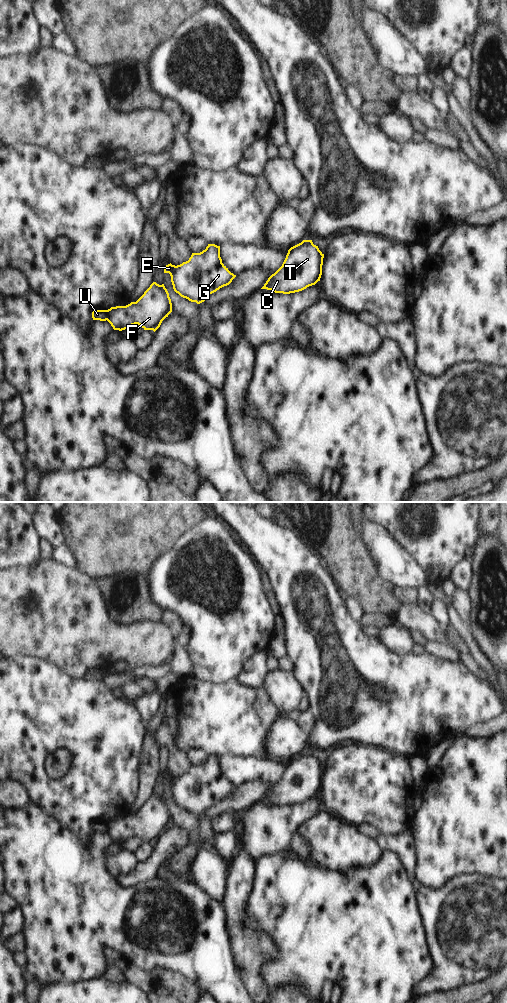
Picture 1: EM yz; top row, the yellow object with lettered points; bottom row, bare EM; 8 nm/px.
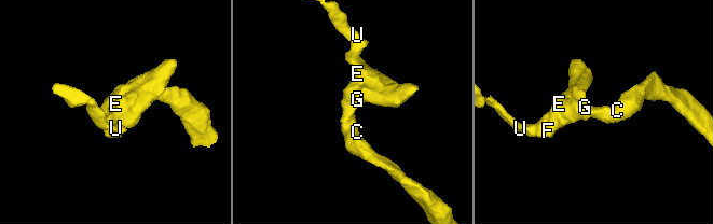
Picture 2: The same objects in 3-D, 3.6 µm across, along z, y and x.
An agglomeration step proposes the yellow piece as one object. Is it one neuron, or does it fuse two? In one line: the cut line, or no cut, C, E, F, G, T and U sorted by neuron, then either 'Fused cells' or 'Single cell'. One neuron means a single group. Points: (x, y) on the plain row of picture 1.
Split along yz (105, 822), (107, 832). Groups: C E F G T / U. Fused cells

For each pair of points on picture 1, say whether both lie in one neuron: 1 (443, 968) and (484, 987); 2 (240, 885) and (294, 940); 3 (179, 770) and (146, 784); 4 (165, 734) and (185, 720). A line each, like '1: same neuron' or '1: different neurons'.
1: different neurons
2: different neurons
3: different neurons
4: different neurons

